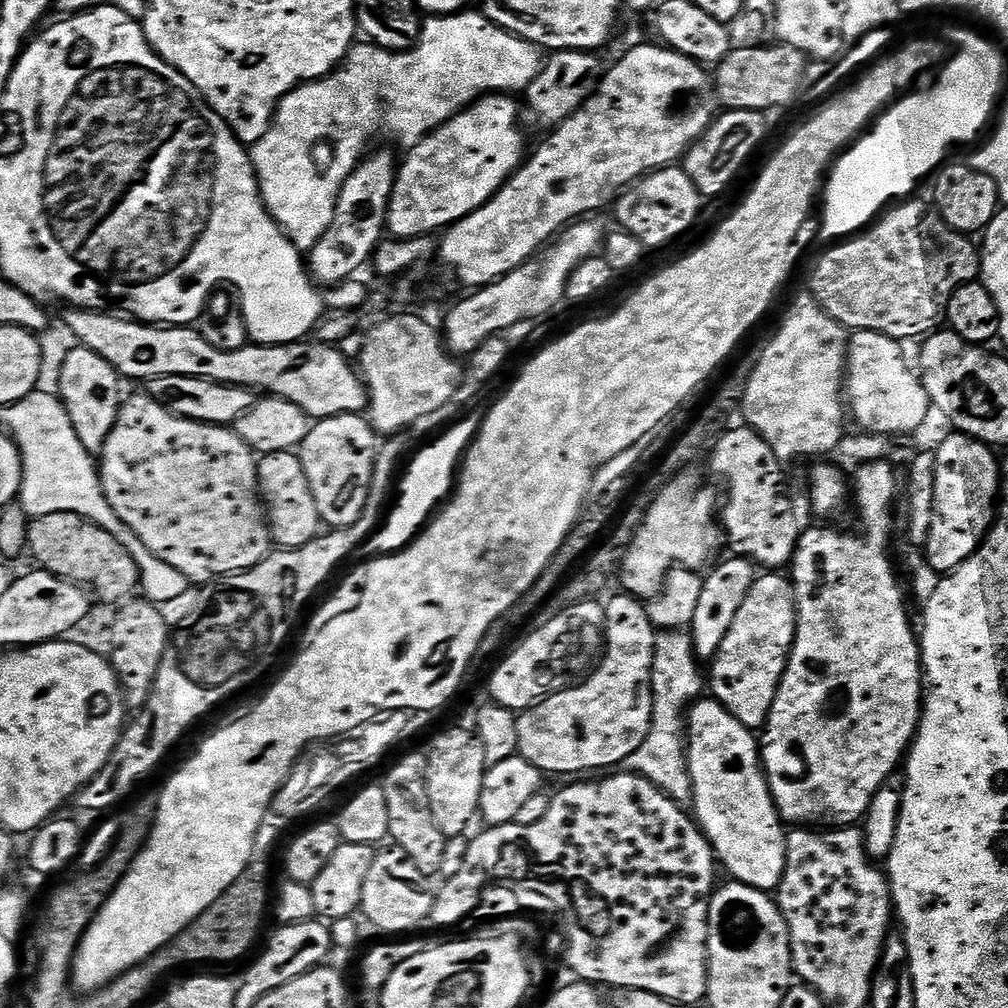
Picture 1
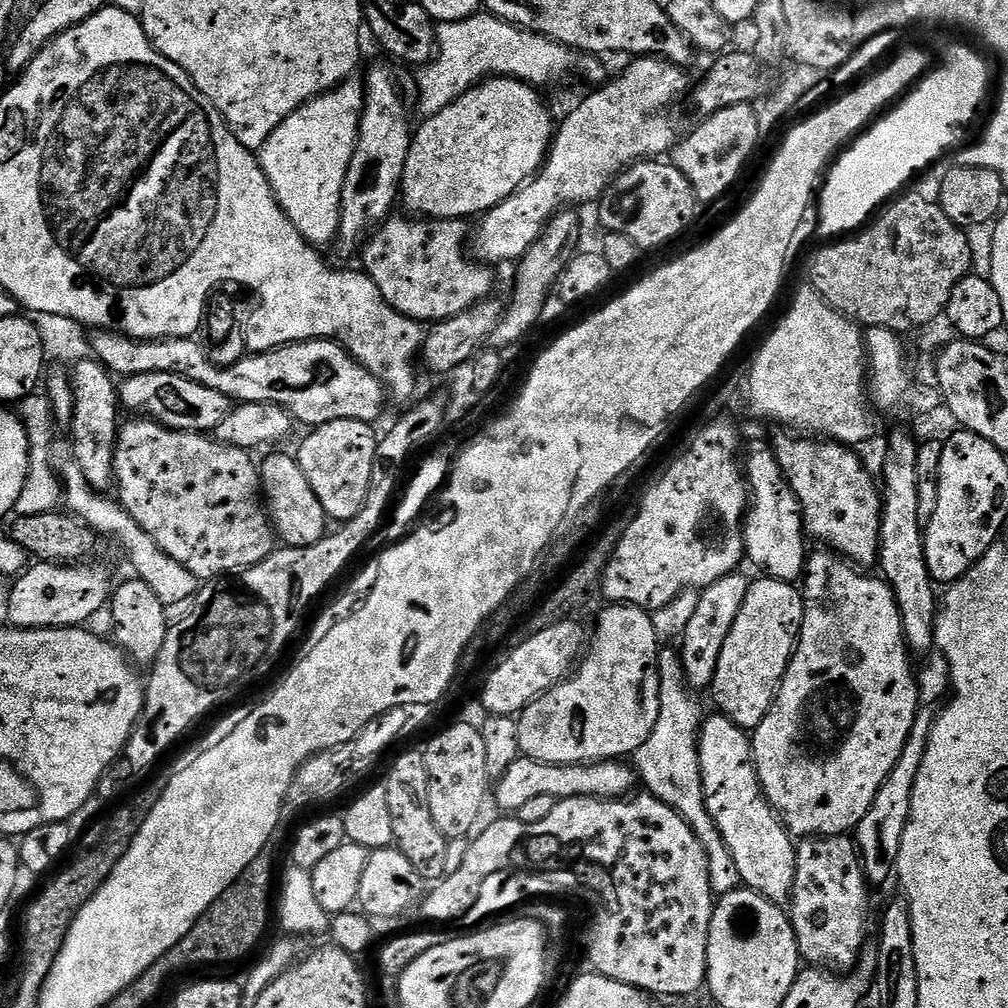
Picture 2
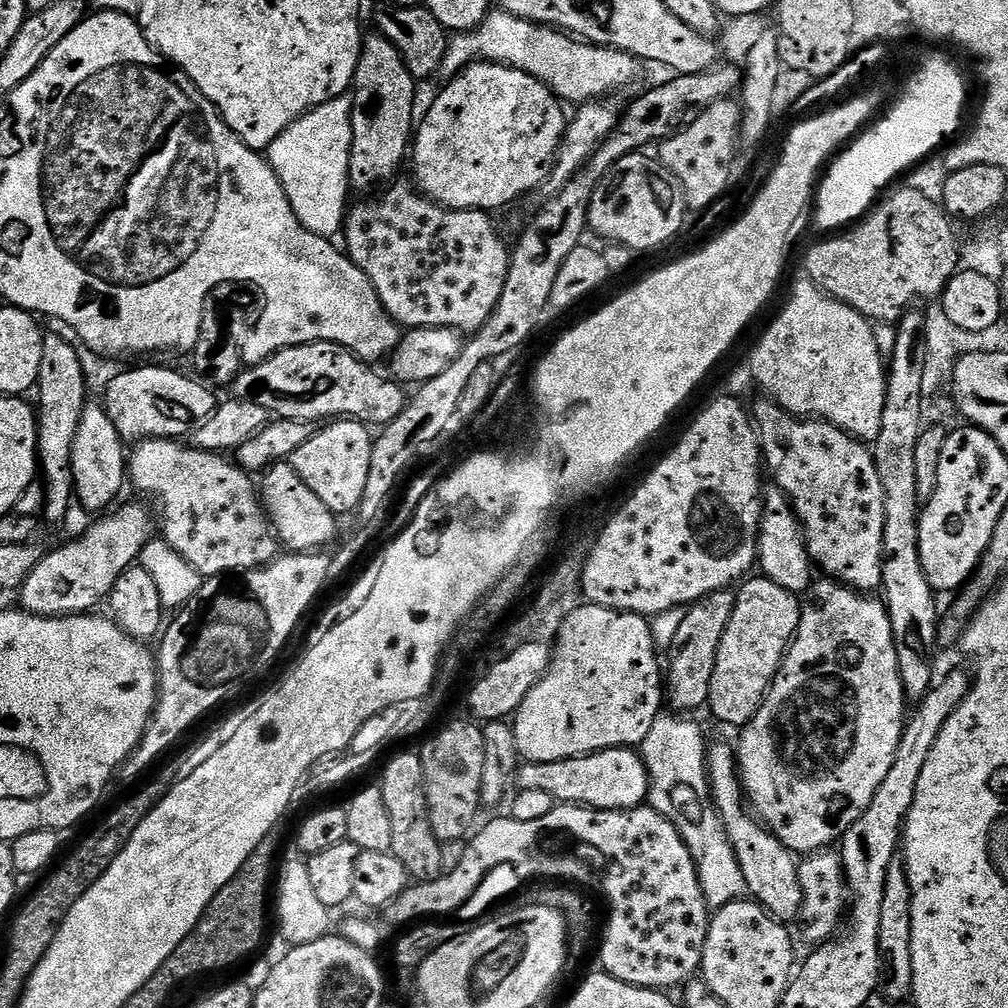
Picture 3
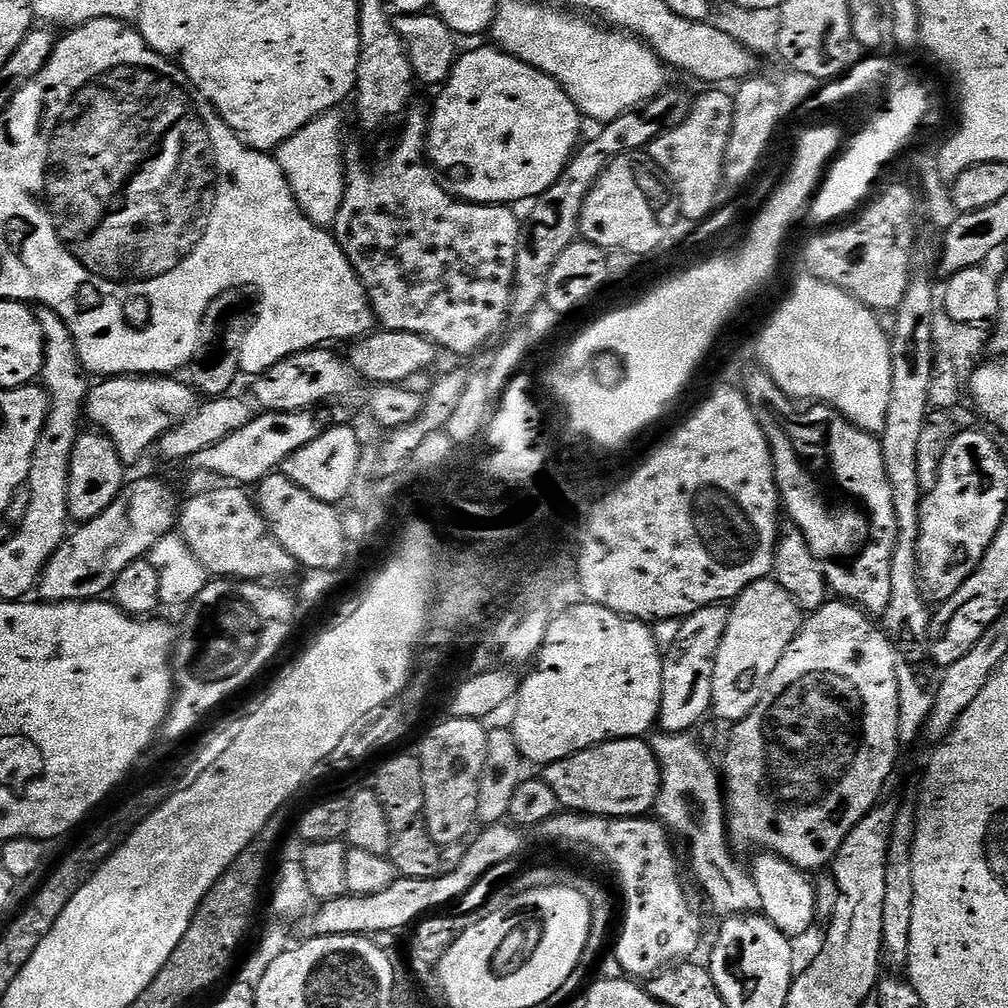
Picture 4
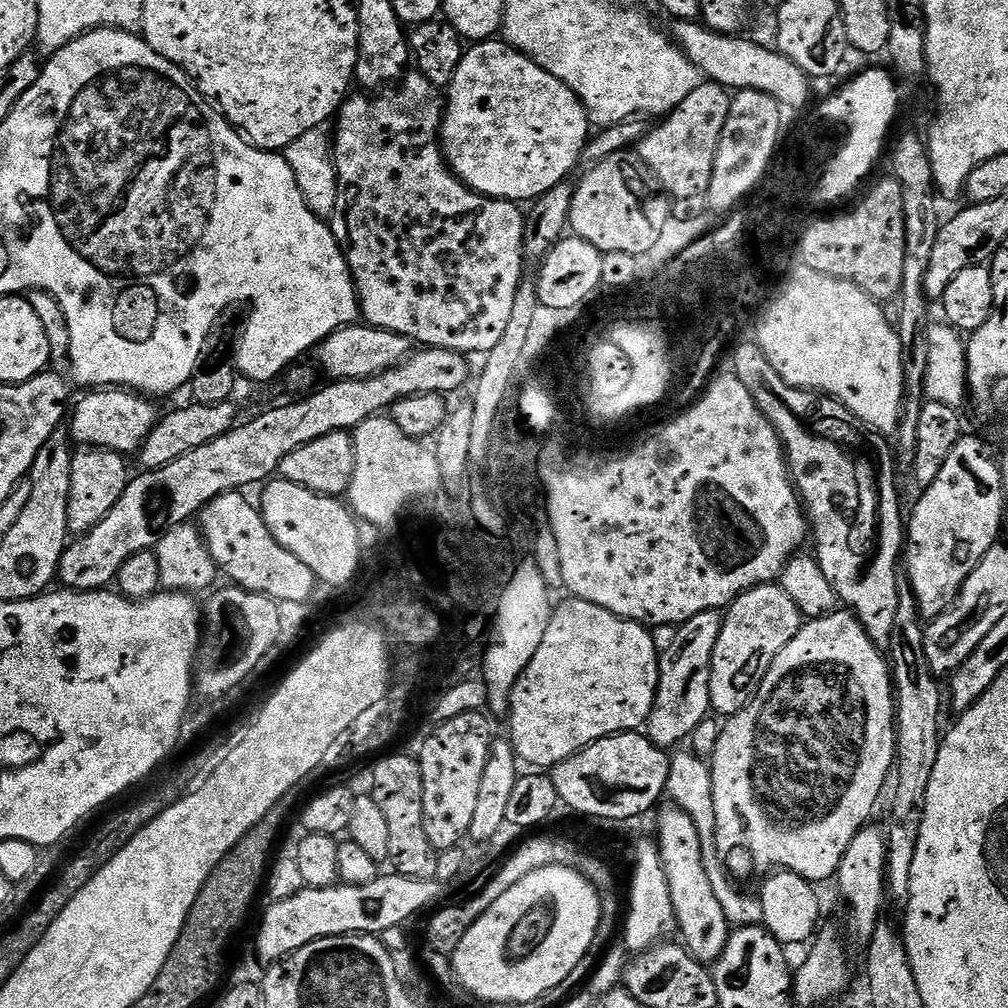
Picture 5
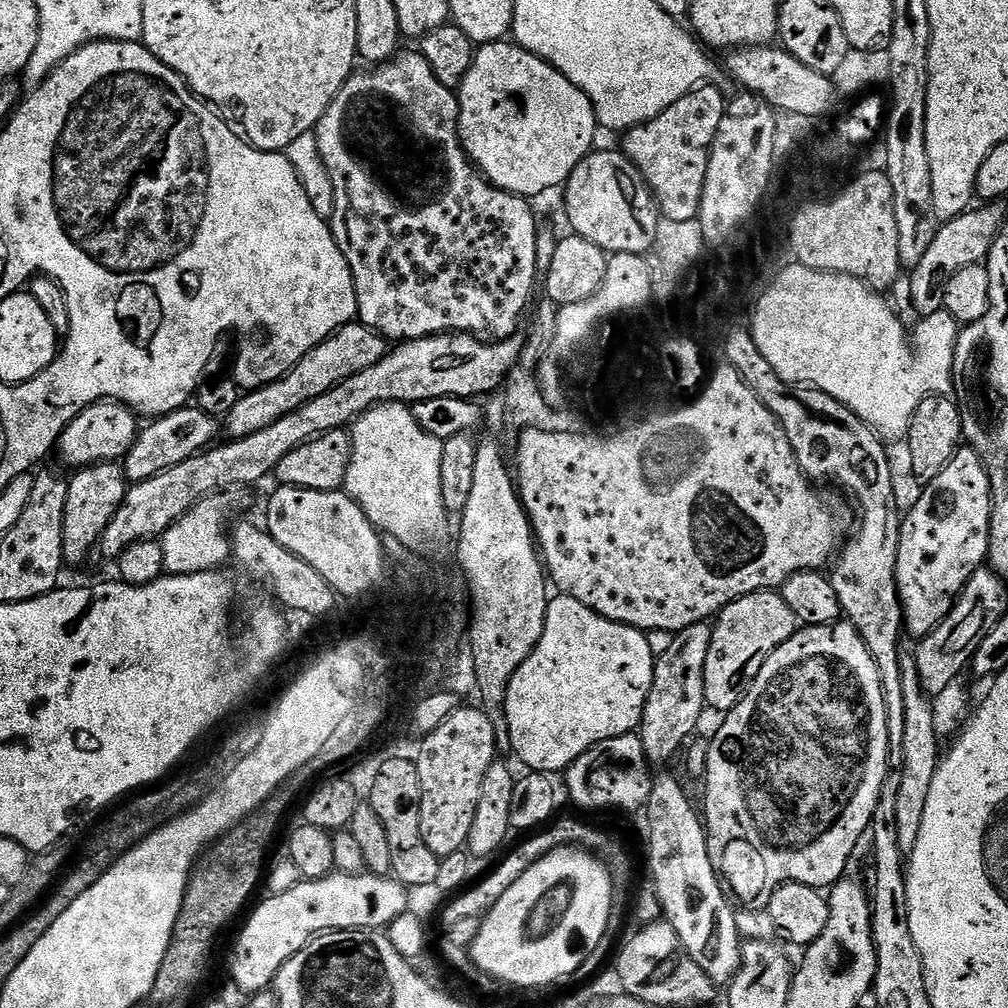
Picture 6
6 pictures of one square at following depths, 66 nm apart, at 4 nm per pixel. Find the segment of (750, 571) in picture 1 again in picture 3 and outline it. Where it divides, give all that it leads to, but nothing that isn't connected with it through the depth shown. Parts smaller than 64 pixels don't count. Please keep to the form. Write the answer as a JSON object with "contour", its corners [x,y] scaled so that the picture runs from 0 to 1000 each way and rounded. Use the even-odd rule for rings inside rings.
{"contour":[[[719,585],[706,587],[683,603],[681,613],[669,632],[669,641],[662,652],[663,659],[661,655],[661,694],[672,707],[687,708],[689,702],[697,703],[701,699],[712,641],[716,637],[716,629],[720,629],[729,600],[730,587]]]}

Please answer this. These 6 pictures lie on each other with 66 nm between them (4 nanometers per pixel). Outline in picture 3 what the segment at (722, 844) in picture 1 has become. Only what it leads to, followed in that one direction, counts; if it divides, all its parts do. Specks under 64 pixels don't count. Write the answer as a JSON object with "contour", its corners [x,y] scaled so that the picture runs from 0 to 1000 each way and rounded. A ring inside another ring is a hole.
{"contour":[[[724,737],[710,738],[701,743],[702,774],[706,778],[706,795],[722,824],[724,835],[730,844],[732,859],[740,871],[742,889],[760,902],[765,909],[775,915],[789,914],[796,899],[796,879],[792,875],[792,853],[784,842],[766,828],[749,809],[740,805],[740,792],[734,779],[734,769],[730,757],[730,744]]]}

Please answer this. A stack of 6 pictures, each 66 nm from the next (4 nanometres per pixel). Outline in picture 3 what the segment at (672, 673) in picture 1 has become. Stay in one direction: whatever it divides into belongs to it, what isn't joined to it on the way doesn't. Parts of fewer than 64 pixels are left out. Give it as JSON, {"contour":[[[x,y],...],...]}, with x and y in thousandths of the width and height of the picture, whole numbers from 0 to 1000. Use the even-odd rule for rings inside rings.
{"contour":[[[659,704],[653,712],[649,712],[649,720],[645,720],[645,728],[641,728],[641,732],[633,739],[633,745],[643,765],[642,801],[653,804],[653,808],[661,811],[671,820],[673,827],[677,827],[677,835],[681,835],[685,851],[688,851],[692,875],[696,879],[696,891],[700,891],[703,902],[719,901],[724,895],[739,892],[742,889],[742,880],[736,867],[736,859],[732,859],[730,844],[724,835],[722,824],[718,822],[714,806],[706,795],[706,778],[702,774],[697,724],[682,709]]]}

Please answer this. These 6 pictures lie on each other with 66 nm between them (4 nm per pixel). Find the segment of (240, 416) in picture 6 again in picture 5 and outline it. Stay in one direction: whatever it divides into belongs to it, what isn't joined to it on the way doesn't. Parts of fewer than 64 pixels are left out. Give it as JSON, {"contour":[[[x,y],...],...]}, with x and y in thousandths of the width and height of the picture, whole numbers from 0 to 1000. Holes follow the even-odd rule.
{"contour":[[[360,319],[344,321],[334,329],[329,329],[312,346],[313,360],[325,372],[326,378],[330,377],[358,377],[379,371],[391,363],[404,357],[410,348],[410,338],[402,333],[384,329],[378,325],[368,324]]]}

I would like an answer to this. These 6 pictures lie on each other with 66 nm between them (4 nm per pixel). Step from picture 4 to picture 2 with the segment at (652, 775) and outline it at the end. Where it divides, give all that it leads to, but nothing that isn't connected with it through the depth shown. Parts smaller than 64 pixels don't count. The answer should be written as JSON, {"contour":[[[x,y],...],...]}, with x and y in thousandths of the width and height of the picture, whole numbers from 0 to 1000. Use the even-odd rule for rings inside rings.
{"contour":[[[518,748],[506,759],[506,764],[502,764],[502,768],[491,775],[490,794],[492,790],[493,800],[500,805],[497,807],[511,808],[519,798],[538,788],[546,788],[554,796],[570,790],[614,794],[622,791],[630,783],[627,782],[630,778],[633,778],[630,765],[615,754],[592,754],[590,758],[543,758]]]}

